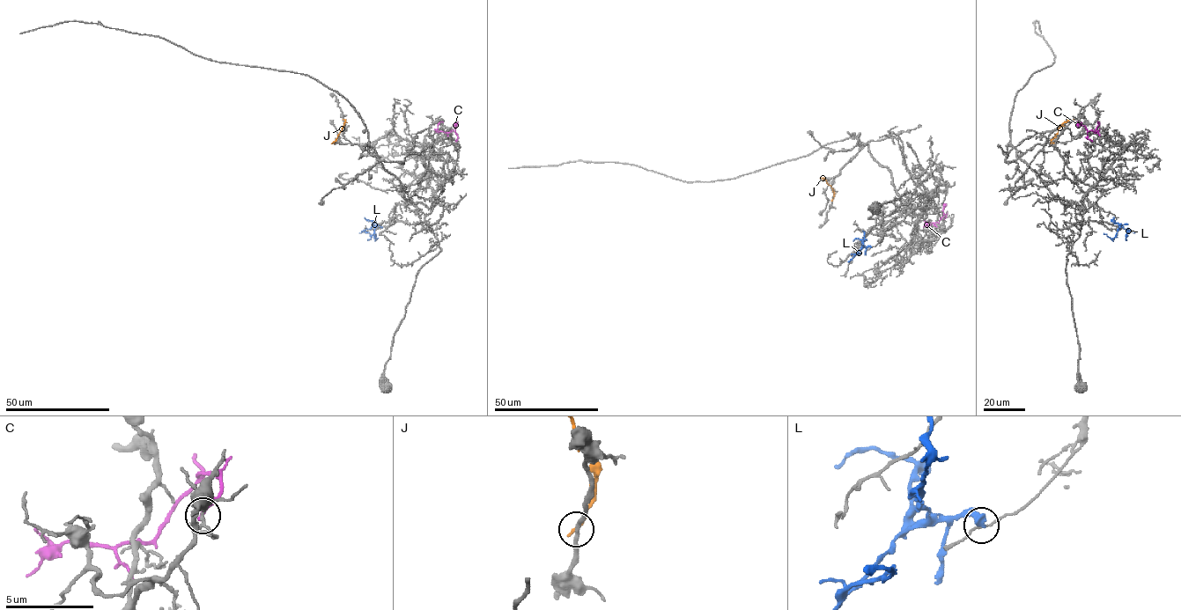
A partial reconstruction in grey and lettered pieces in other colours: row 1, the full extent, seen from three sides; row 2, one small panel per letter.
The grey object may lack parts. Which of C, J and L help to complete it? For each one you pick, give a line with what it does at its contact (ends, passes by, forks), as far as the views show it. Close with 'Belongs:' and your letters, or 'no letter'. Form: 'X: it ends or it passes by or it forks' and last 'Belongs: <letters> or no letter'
Belongs: no letter

